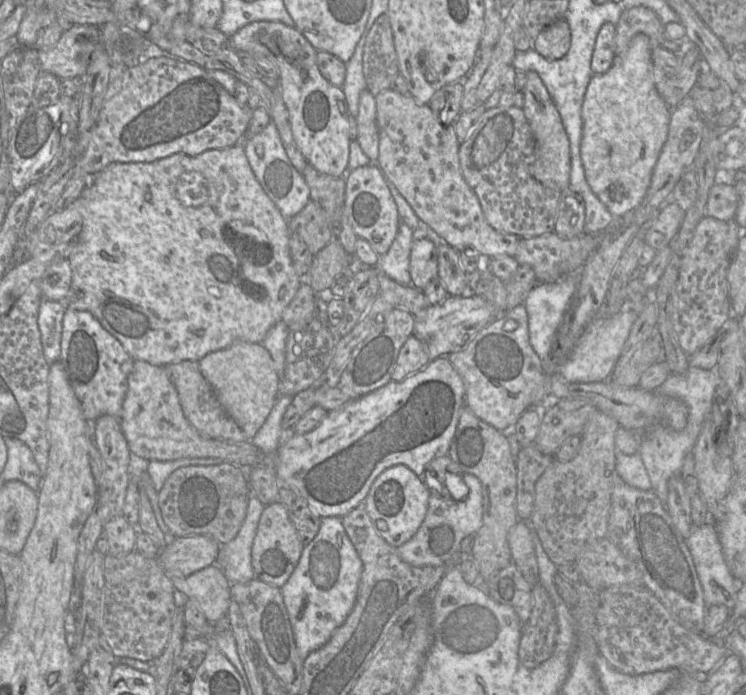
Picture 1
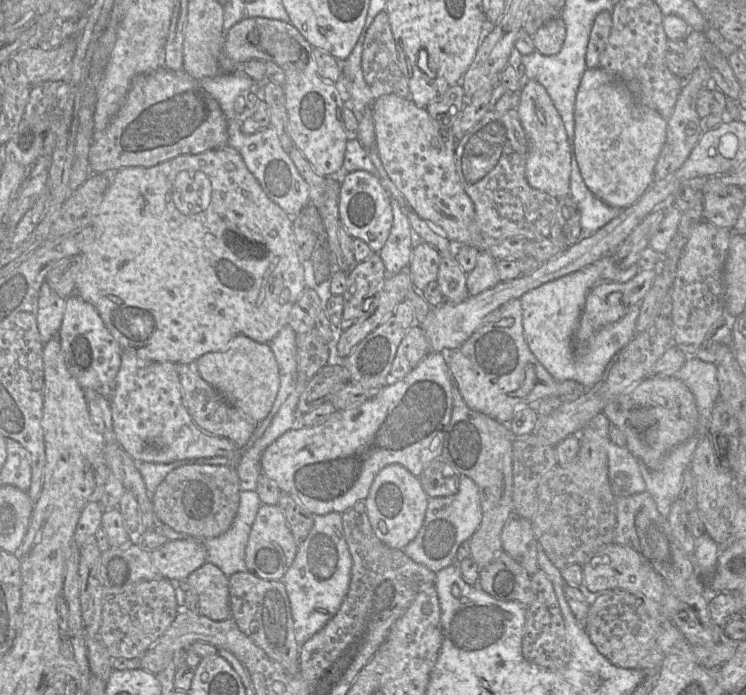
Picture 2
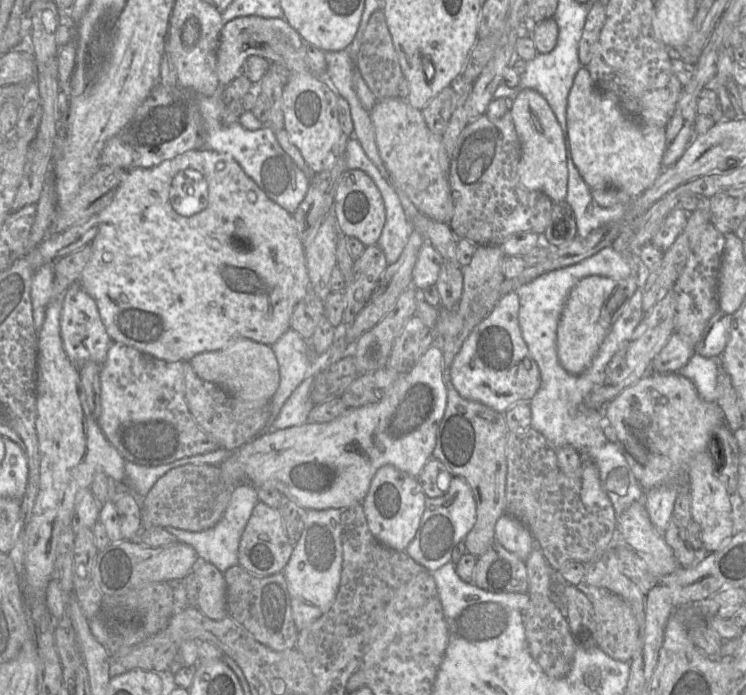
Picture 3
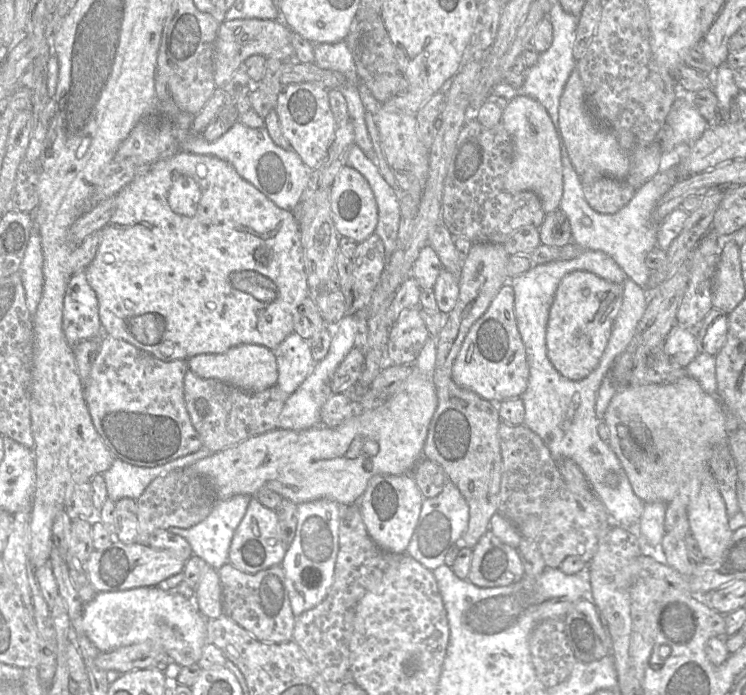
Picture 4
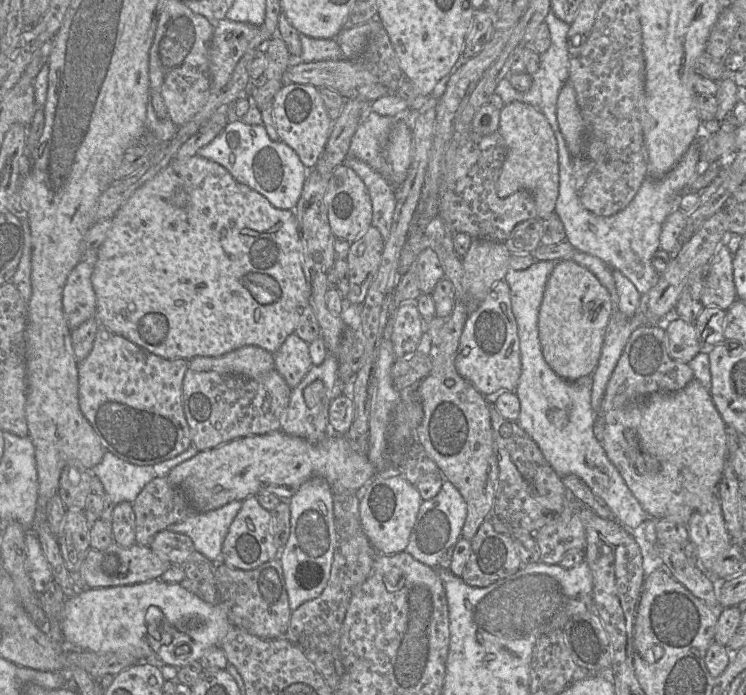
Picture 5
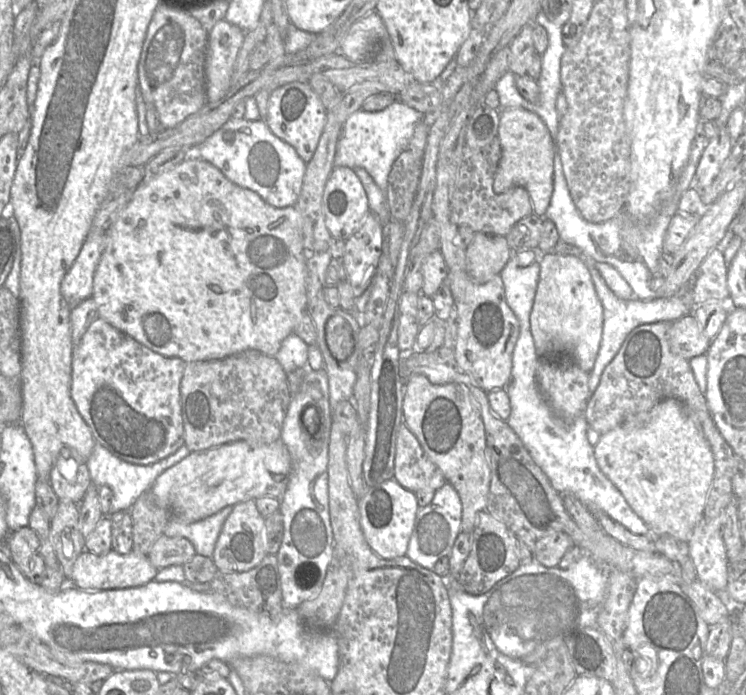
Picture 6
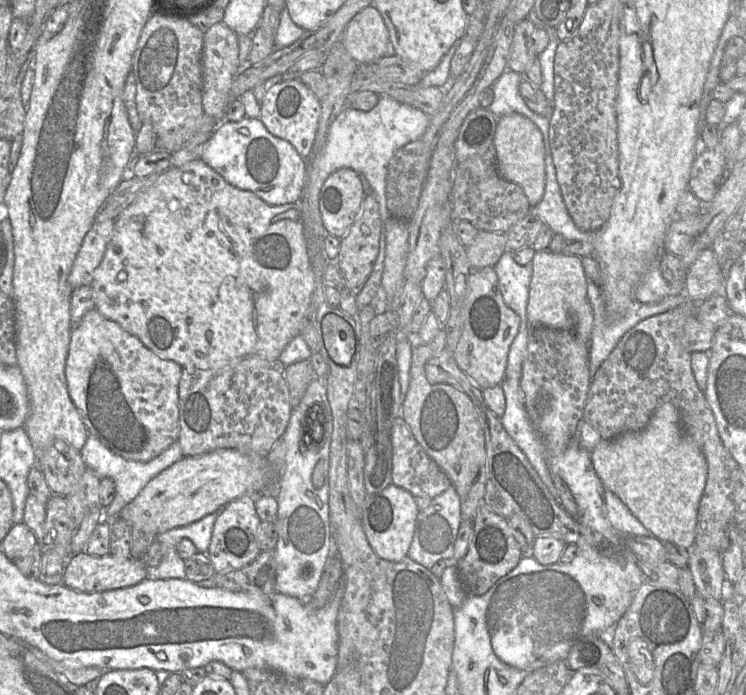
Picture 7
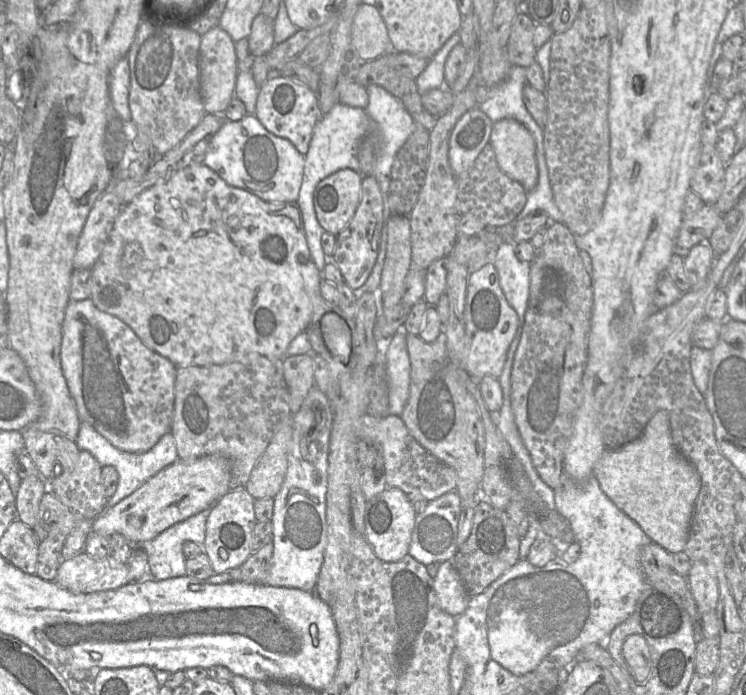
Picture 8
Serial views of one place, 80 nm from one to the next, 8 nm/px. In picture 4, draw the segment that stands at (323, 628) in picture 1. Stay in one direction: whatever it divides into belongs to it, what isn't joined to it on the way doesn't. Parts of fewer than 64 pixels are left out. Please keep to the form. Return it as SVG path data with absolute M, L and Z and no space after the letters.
M318 499L297 505L297 528L281 562L294 617L320 604L333 583L334 568L339 548L339 504L329 499Z

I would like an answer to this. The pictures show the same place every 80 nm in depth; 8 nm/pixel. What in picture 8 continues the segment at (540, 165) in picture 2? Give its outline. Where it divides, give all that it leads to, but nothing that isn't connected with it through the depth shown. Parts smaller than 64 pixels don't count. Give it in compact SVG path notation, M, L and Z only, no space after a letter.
M504 118L493 124L490 141L499 168L511 179L519 182L526 192L532 191L538 182L535 141L527 128L512 118Z

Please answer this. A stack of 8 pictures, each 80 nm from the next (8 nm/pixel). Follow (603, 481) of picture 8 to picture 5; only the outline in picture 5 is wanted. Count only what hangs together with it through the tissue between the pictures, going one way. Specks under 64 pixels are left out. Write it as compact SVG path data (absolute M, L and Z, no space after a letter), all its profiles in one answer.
M694 378L680 391L649 394L629 406L597 416L597 419L603 419L605 425L601 444L607 457L648 517L688 525L697 508L718 493L718 483L727 462L727 425L719 414L710 391L697 379Z

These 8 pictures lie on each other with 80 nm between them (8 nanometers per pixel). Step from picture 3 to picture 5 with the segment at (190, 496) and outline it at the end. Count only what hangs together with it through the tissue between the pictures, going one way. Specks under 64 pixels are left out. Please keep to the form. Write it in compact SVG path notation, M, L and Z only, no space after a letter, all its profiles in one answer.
M158 477L147 483L132 506L135 543L149 547L158 532L196 512L181 490L172 485L167 477Z

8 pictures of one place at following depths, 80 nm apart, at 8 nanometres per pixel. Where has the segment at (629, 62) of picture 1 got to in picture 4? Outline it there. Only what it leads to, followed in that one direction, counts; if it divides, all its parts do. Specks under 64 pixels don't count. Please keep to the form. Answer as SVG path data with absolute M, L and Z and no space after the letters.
M576 69L572 71L564 86L560 98L558 121L569 158L582 184L592 183L601 177L610 177L625 181L637 190L659 172L662 156L659 141L655 140L642 148L625 150L614 131L603 126L591 115L583 82Z

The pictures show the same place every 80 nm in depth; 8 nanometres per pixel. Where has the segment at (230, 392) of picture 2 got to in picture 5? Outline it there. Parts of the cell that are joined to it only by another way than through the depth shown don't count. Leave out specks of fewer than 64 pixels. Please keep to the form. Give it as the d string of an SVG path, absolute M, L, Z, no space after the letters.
M243 346L222 356L197 356L188 361L194 371L215 371L258 378L275 369L273 354L257 346Z

